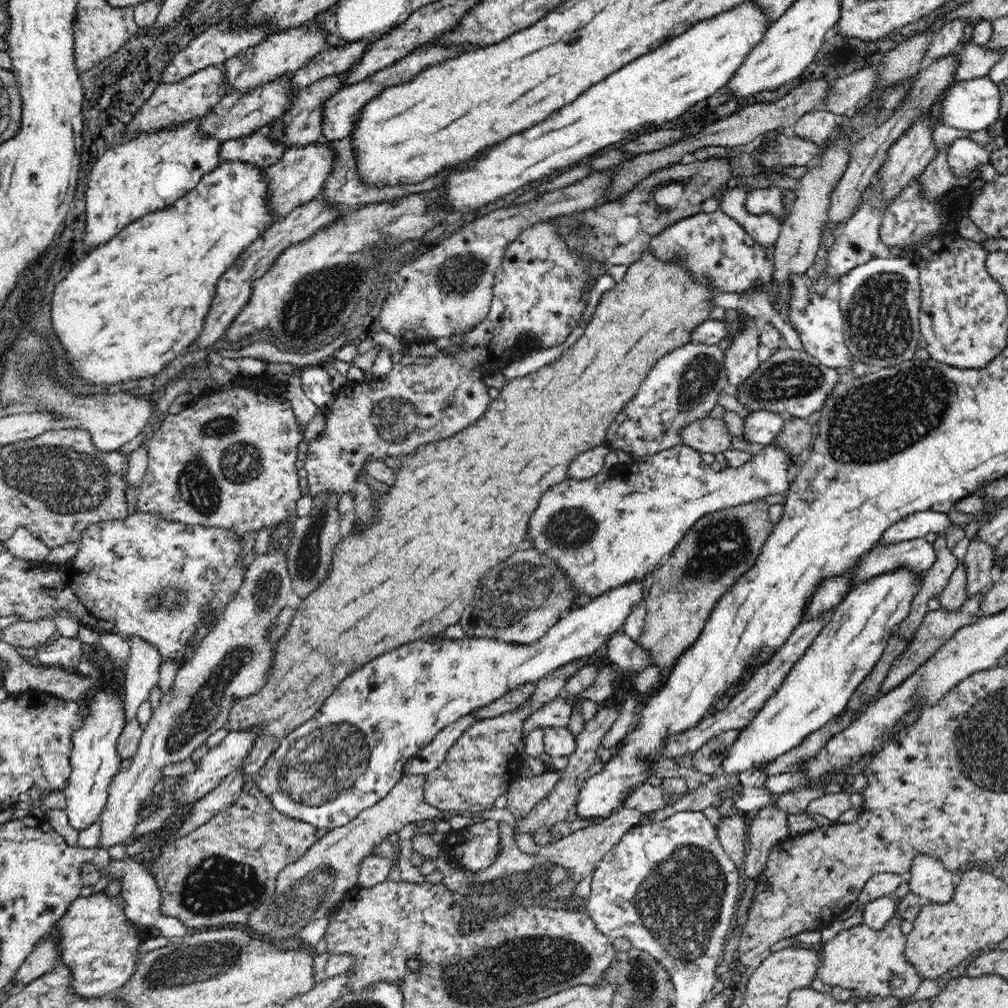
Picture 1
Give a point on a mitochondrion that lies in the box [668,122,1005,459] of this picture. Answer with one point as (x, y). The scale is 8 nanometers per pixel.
(881, 322)

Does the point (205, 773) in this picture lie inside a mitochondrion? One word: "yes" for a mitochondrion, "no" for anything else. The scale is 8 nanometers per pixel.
no

